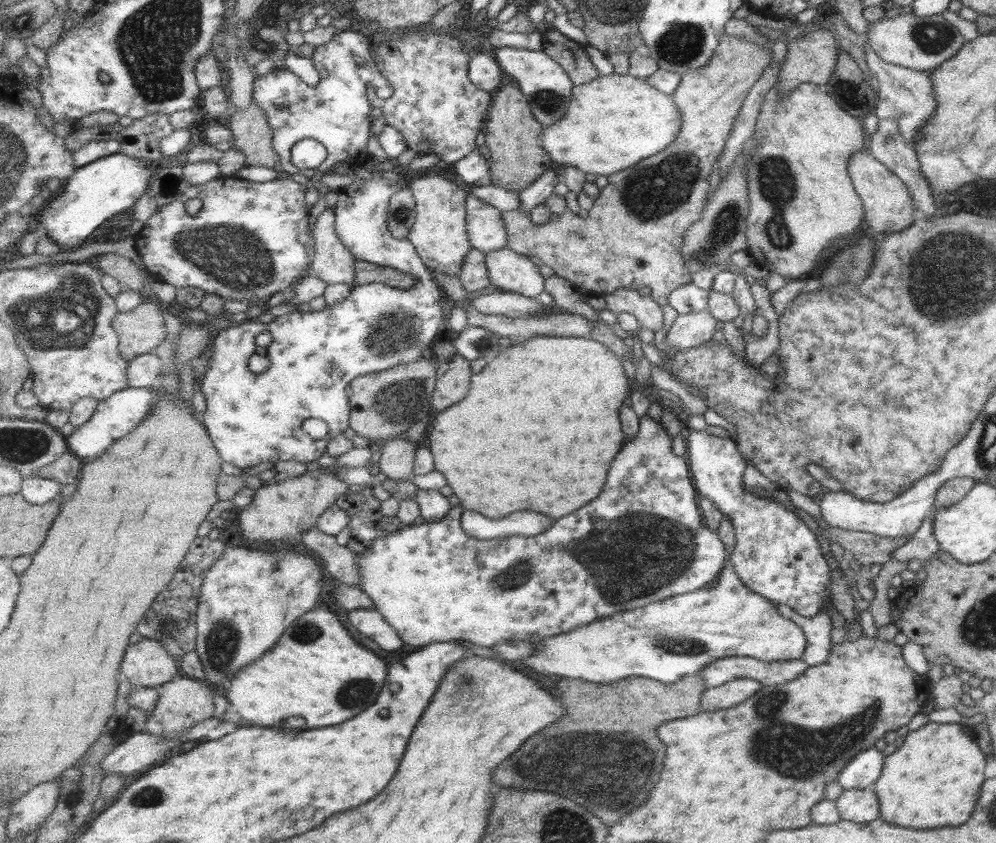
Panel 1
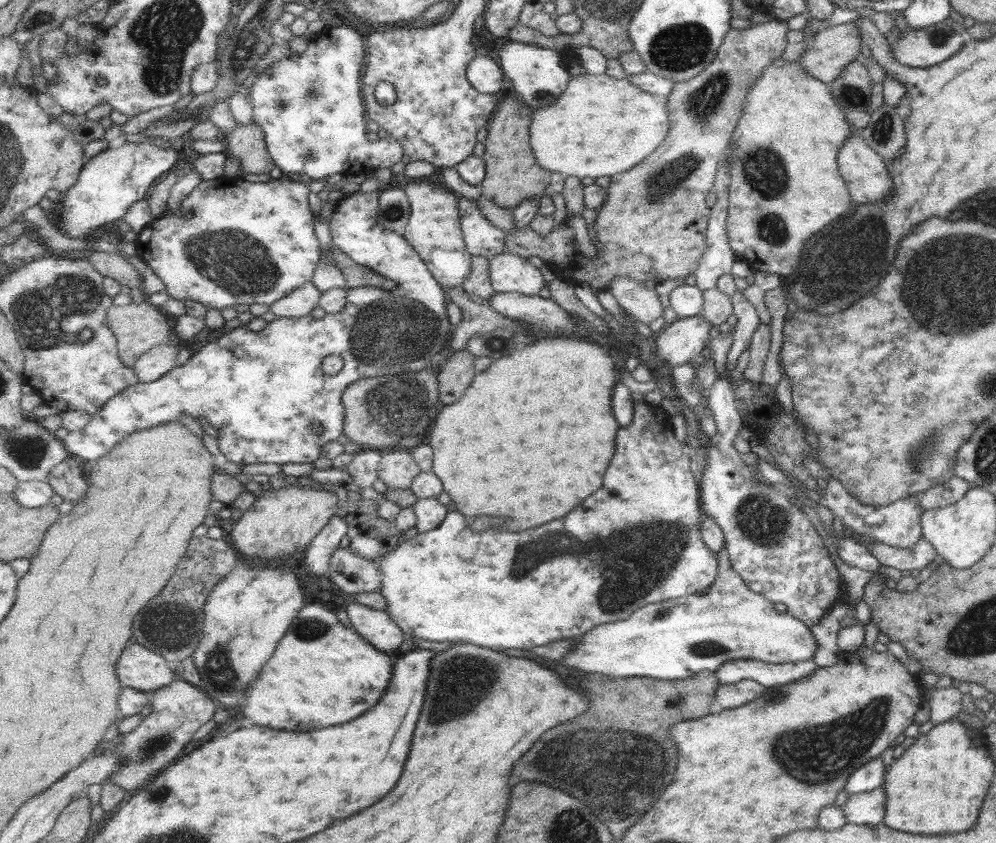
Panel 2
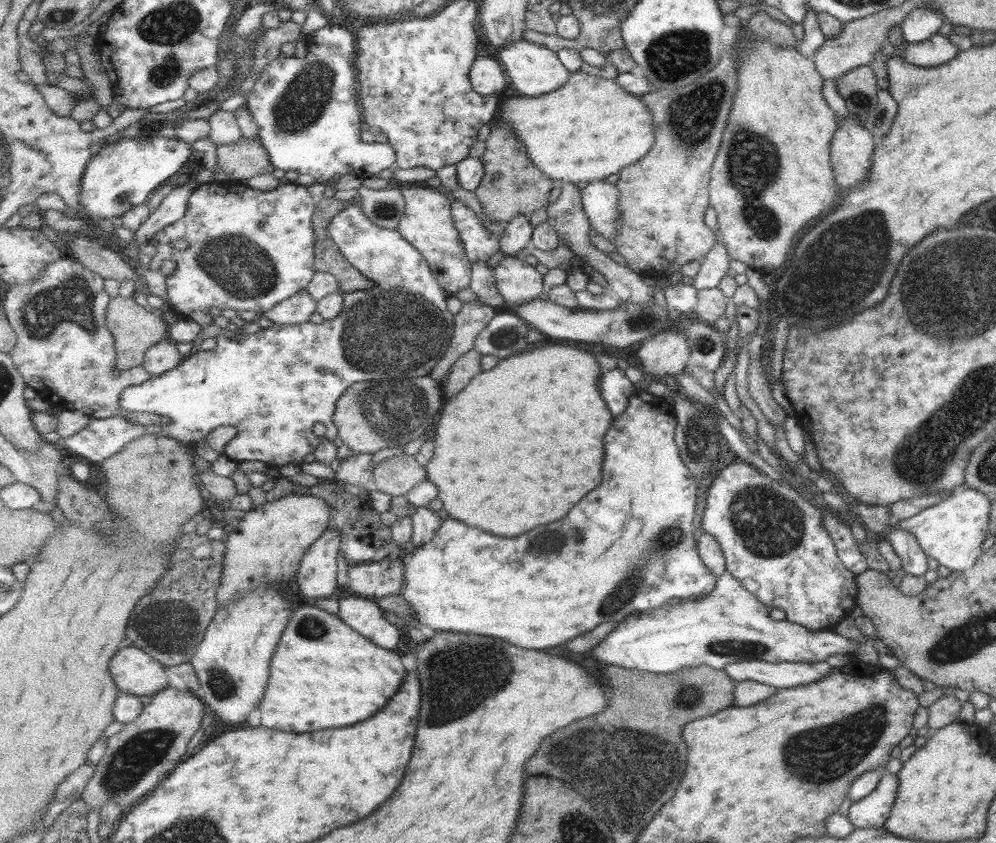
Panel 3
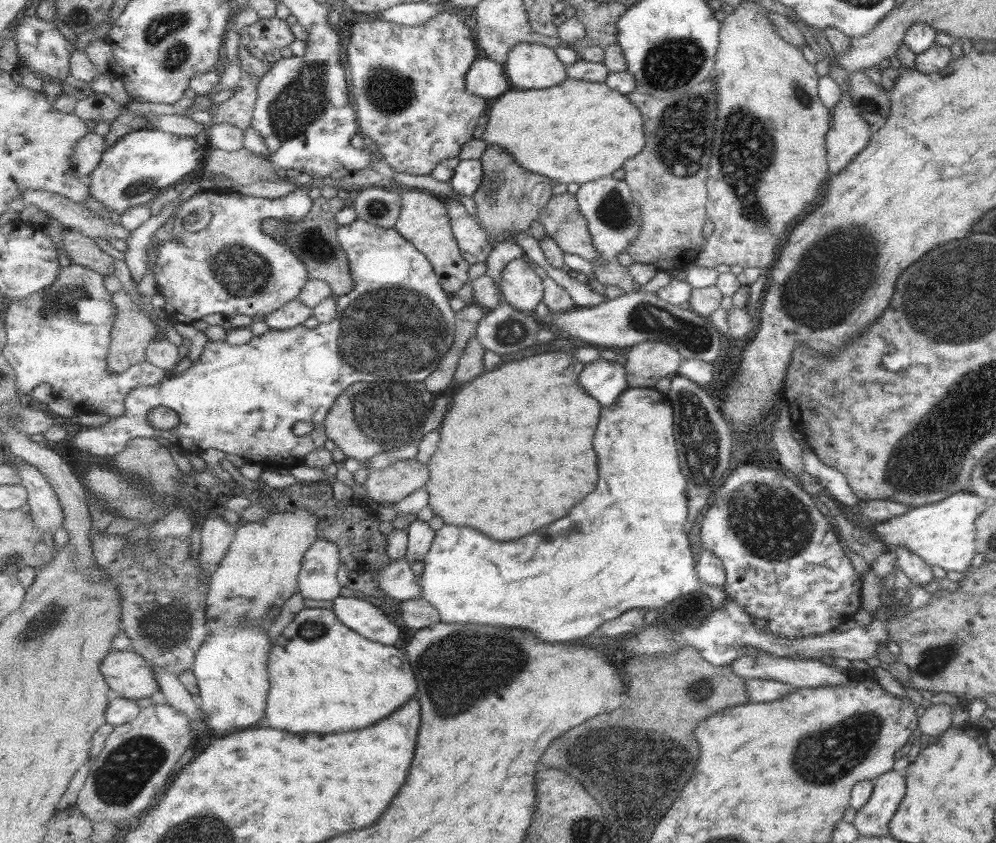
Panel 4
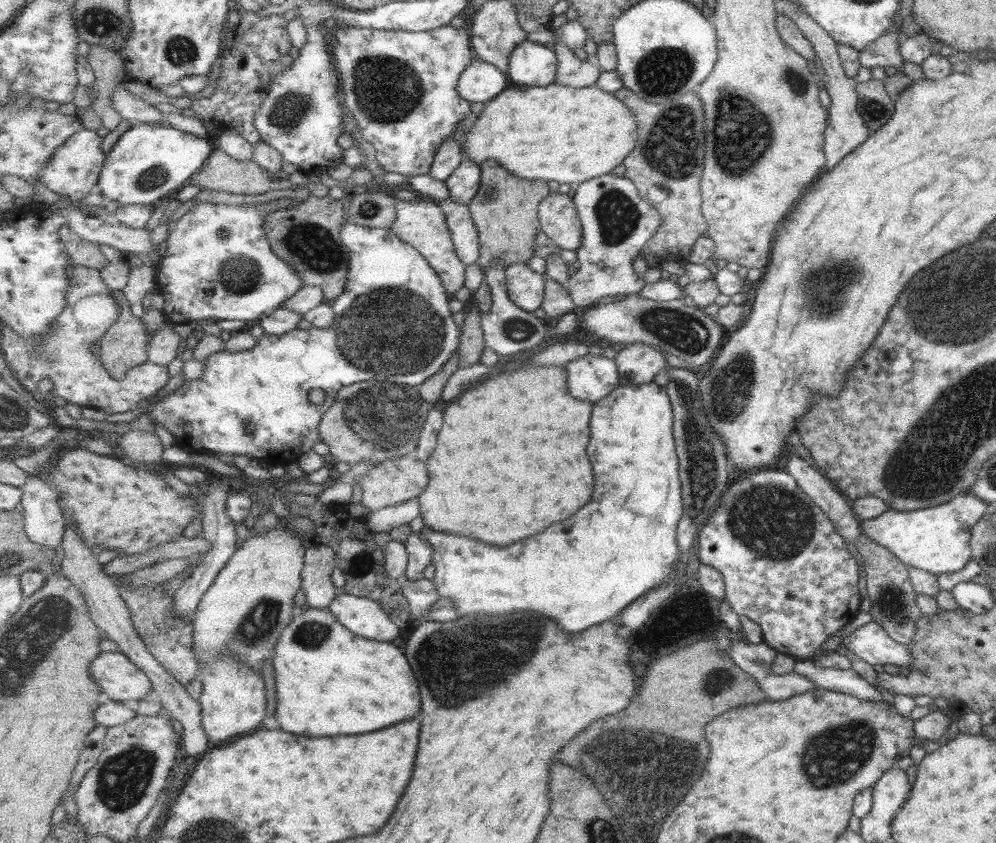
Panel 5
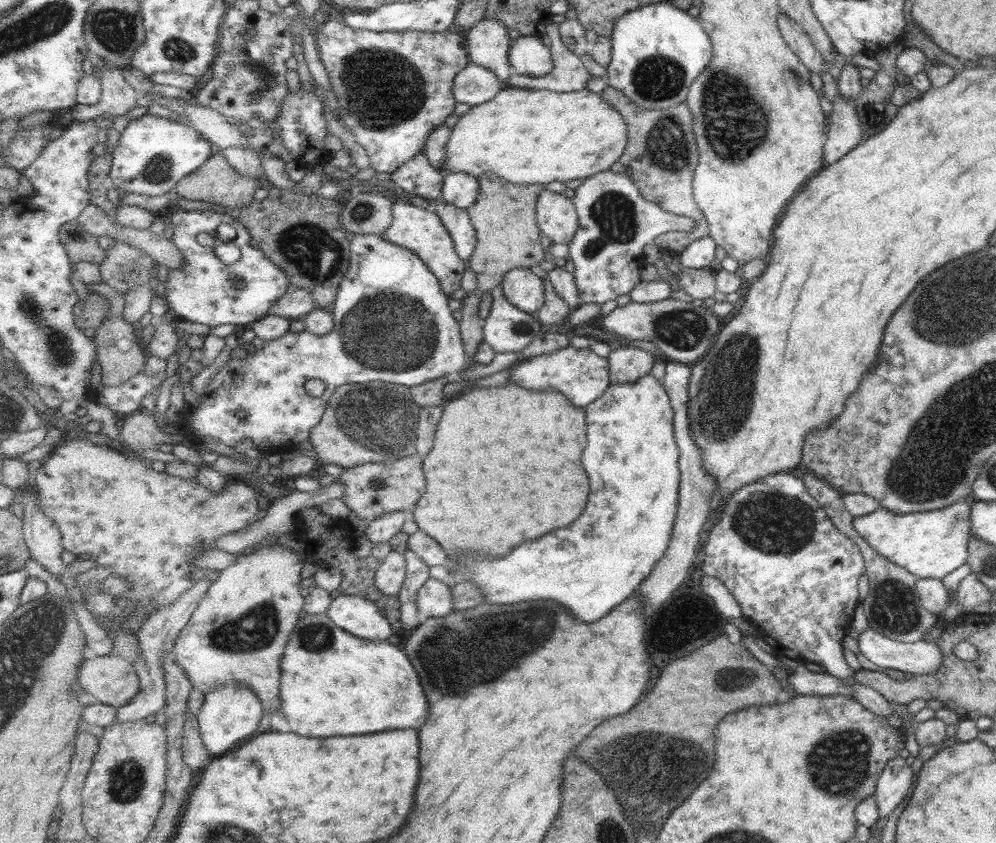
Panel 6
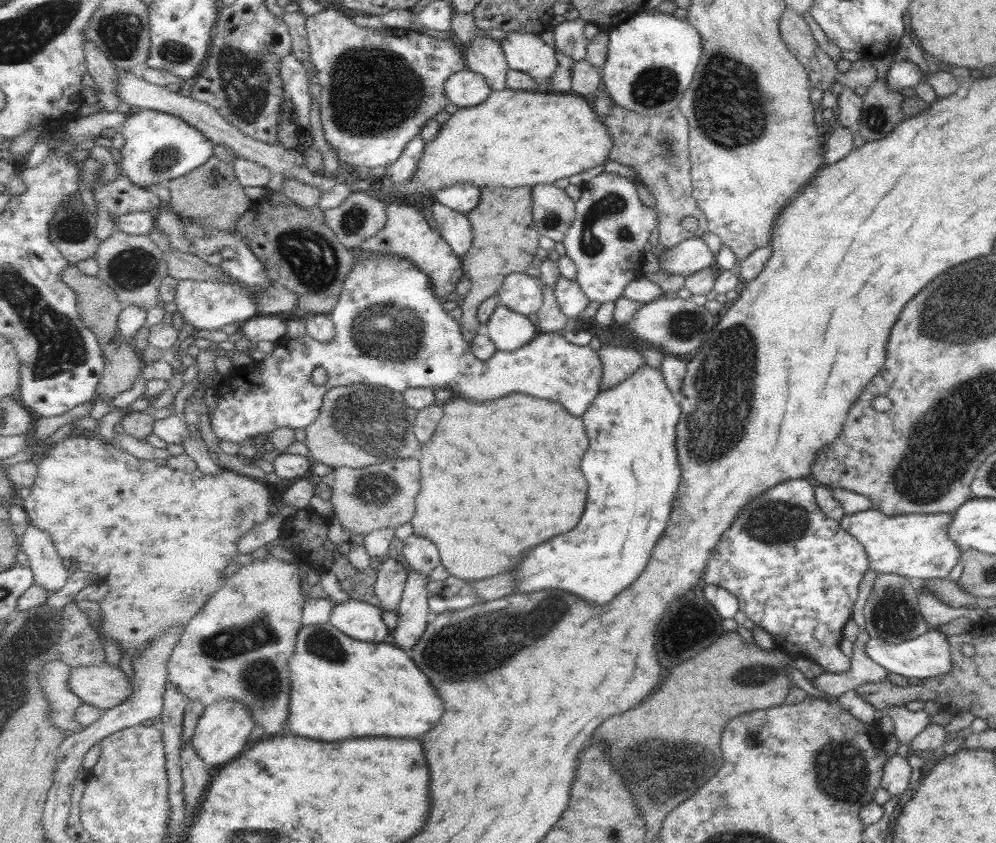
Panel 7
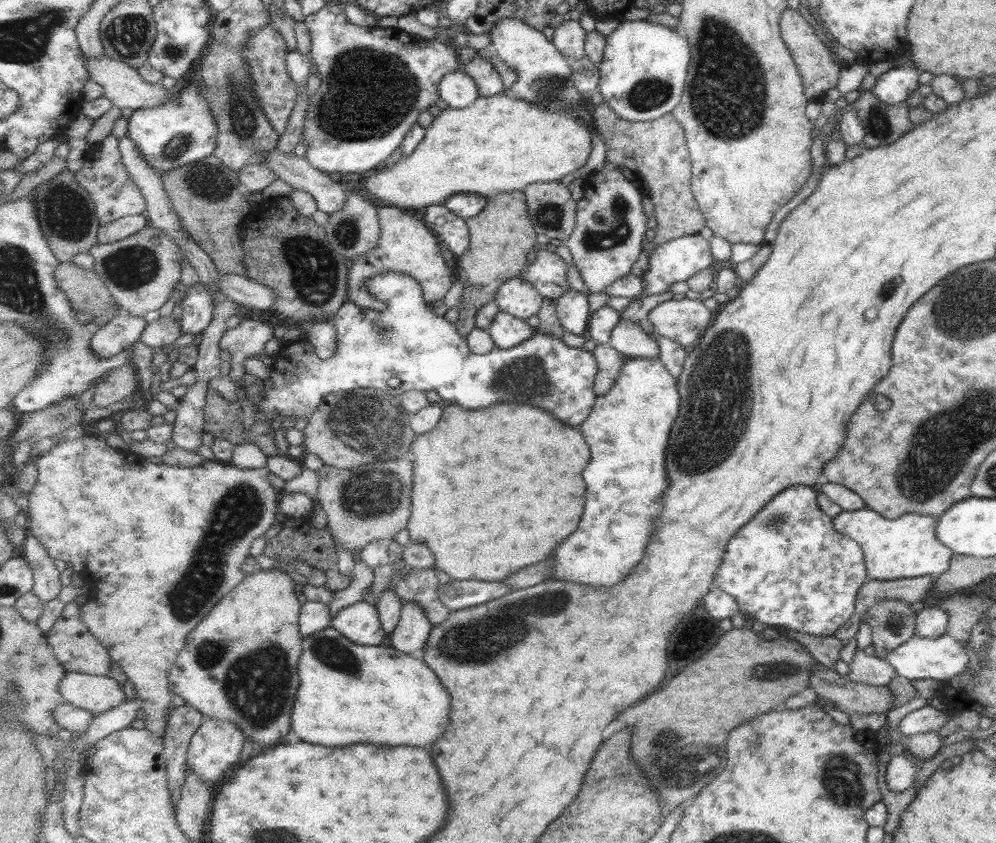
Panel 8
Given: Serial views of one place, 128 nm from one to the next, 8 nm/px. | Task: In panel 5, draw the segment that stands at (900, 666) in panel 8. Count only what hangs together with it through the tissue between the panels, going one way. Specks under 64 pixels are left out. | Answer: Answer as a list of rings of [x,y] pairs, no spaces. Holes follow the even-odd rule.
[[[875,621],[859,626],[842,640],[841,644],[845,646],[847,652],[851,652],[853,656],[876,669],[882,664],[907,668],[911,665],[911,654],[905,645],[887,636],[881,625]]]

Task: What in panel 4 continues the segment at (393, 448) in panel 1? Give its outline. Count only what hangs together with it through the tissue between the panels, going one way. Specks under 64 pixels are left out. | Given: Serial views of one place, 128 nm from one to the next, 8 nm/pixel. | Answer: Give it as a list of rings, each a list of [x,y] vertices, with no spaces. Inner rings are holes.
[[[416,458],[397,461],[383,469],[370,472],[365,481],[369,498],[377,503],[398,503],[429,483],[429,468]]]

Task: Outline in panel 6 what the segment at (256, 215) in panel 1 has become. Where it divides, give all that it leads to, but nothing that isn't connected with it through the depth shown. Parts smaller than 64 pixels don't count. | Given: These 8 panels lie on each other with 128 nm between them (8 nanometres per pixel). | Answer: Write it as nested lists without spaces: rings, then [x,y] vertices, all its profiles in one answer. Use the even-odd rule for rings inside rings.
[[[180,210],[172,214],[170,222],[173,230],[172,242],[183,254],[183,265],[173,271],[169,270],[164,289],[167,305],[176,318],[205,324],[210,328],[219,324],[251,324],[266,317],[270,308],[292,287],[289,275],[257,246],[247,225],[241,223],[237,217],[233,218],[219,210]],[[223,223],[235,228],[236,237],[231,242],[241,250],[241,258],[233,264],[225,264],[215,253],[217,226]],[[205,232],[214,239],[211,247],[201,246],[195,237]]]

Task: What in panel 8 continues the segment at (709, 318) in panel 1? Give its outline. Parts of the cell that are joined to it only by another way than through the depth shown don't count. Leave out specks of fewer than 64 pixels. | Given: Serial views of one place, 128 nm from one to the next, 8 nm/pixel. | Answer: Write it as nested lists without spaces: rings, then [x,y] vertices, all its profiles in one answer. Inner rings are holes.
[[[609,343],[597,345],[593,352],[599,366],[599,373],[595,378],[595,393],[603,396],[615,386],[617,378],[621,376],[621,370],[632,358],[618,352]]]

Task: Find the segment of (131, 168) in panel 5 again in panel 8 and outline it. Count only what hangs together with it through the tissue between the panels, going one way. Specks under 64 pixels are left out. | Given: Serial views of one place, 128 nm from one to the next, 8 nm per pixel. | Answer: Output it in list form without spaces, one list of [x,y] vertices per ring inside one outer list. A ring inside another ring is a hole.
[[[195,75],[187,86],[176,89],[177,98],[173,102],[155,108],[139,108],[128,119],[126,136],[135,142],[151,168],[161,172],[162,176],[179,166],[193,164],[213,155],[218,147],[220,130],[199,87],[201,78]]]

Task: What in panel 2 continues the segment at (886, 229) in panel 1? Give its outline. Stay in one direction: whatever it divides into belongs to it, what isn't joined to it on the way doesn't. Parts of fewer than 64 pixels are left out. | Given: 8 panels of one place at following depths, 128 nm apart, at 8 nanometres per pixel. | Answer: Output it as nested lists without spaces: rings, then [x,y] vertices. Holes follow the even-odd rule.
[[[856,131],[847,136],[847,140],[841,144],[837,150],[835,158],[839,174],[845,187],[849,191],[849,197],[854,204],[871,204],[871,202],[881,202],[891,194],[891,177],[887,173],[887,167],[877,152],[873,152],[863,138]]]

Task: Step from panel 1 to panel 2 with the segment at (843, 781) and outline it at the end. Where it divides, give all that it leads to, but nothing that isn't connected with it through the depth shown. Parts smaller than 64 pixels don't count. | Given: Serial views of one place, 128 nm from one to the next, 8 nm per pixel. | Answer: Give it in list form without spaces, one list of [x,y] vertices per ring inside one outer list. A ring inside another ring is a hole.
[[[877,755],[877,757],[869,759],[849,773],[844,784],[844,790],[851,794],[869,792],[879,787],[883,782],[883,771],[885,770],[881,757]]]

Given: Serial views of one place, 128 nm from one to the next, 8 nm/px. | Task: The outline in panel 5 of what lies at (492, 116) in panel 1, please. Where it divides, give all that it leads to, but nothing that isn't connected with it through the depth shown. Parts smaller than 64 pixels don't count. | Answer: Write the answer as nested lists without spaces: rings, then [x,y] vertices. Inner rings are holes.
[[[487,159],[481,165],[482,187],[469,205],[481,242],[481,258],[477,263],[487,274],[493,259],[503,259],[505,266],[531,261],[535,254],[535,234],[541,230],[539,206],[552,192],[548,180],[519,177],[497,159]]]

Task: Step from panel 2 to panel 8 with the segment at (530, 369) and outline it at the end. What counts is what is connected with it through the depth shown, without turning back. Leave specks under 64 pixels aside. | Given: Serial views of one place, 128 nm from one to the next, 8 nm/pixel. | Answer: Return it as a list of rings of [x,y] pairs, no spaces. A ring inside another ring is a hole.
[[[501,402],[501,404],[495,404],[495,406],[485,408],[485,410],[471,410],[463,405],[444,404],[444,414],[445,416],[441,418],[441,424],[433,432],[419,436],[419,440],[415,442],[415,448],[413,448],[413,452],[417,456],[417,460],[414,462],[415,484],[417,486],[415,486],[415,496],[412,494],[413,512],[407,528],[410,538],[429,546],[437,557],[436,569],[442,568],[451,578],[457,580],[477,579],[498,582],[529,565],[550,558],[555,548],[569,534],[573,534],[577,530],[581,516],[583,516],[583,510],[585,510],[585,502],[587,502],[587,486],[583,480],[583,470],[591,462],[592,452],[589,452],[590,444],[587,443],[582,429],[575,427],[575,425],[569,425],[569,423],[563,424],[563,421],[557,419],[555,413],[533,404]]]

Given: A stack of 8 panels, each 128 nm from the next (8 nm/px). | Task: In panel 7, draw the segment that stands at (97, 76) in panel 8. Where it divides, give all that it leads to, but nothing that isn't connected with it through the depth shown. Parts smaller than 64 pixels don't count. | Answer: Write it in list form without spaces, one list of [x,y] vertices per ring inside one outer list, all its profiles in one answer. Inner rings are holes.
[[[122,71],[117,82],[117,91],[123,99],[123,103],[129,103],[138,107],[139,109],[156,110],[161,112],[169,112],[173,116],[179,116],[181,120],[187,121],[187,124],[199,128],[200,132],[208,139],[211,140],[215,146],[222,148],[226,154],[233,153],[240,157],[258,162],[263,166],[271,169],[273,173],[281,173],[284,177],[297,179],[307,184],[315,185],[323,189],[323,194],[327,190],[331,190],[335,184],[339,184],[336,178],[328,178],[322,176],[321,173],[310,172],[305,165],[305,158],[303,153],[297,152],[295,149],[288,149],[283,145],[268,144],[267,142],[259,141],[249,136],[246,136],[237,126],[233,125],[231,121],[225,119],[217,108],[213,107],[207,102],[195,100],[195,97],[183,96],[178,91],[171,92],[165,88],[148,80],[145,80],[139,71]]]

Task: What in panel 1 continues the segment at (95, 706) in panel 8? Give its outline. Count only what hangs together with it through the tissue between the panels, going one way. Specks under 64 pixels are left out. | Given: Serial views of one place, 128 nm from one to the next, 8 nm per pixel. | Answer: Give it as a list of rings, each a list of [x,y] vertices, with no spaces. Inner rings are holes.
[[[143,638],[126,650],[122,672],[134,688],[157,687],[182,675],[178,659],[161,641]]]

